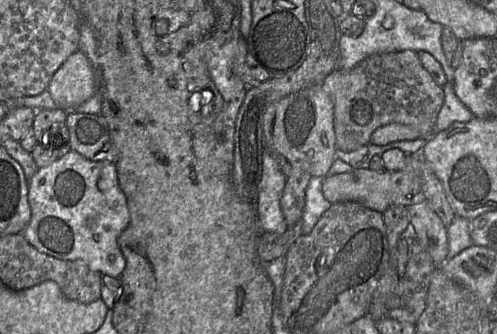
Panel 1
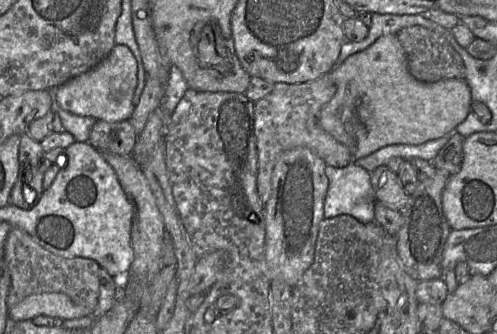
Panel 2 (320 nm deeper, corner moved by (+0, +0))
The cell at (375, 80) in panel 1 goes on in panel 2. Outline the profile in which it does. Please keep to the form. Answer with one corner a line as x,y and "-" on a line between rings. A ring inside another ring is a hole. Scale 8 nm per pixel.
410,26
399,30
396,35
404,49
409,72
416,79
431,83
445,79
465,79
463,59
440,33
423,26

